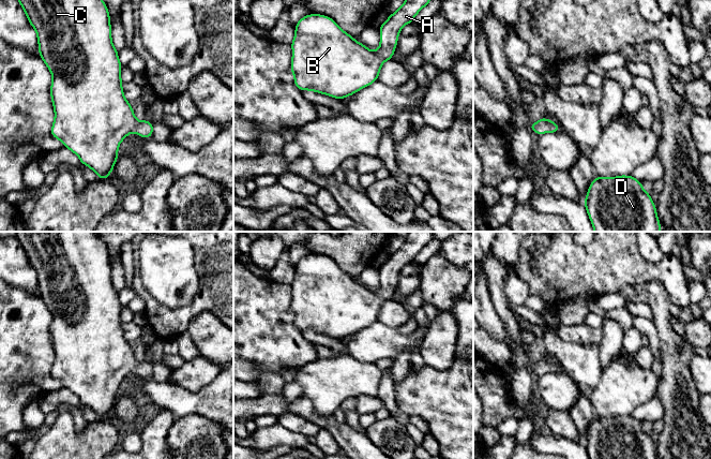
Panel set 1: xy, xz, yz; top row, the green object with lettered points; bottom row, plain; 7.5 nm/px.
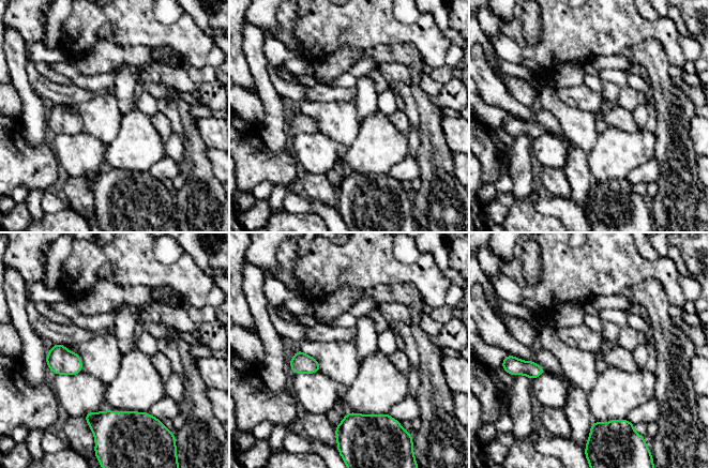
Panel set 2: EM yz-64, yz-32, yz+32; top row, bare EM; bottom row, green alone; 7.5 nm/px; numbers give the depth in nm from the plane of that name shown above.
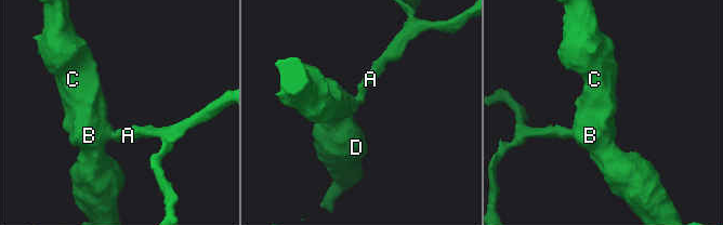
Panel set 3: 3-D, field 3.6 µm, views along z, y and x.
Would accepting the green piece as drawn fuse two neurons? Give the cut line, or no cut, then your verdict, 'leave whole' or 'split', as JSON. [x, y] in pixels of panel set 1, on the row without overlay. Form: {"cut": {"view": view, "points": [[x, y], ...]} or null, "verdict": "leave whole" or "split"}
{"cut": null, "verdict": "leave whole"}

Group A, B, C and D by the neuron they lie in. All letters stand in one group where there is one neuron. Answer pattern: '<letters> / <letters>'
A B C D

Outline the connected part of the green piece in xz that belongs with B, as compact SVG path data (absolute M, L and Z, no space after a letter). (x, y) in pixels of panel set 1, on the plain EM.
M408 232L406 241L395 253L379 267L380 285L376 293L356 281L353 277L345 272L334 260L320 254L308 254L302 257L296 265L294 278L291 282L292 299L290 310L294 315L293 324L301 331L312 330L334 339L342 340L354 335L357 331L378 321L378 316L384 301L393 299L400 269L411 264L417 254L433 239L433 232Z

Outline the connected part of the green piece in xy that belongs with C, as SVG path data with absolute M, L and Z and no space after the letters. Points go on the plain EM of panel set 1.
M16 232L16 238L29 264L35 269L40 298L52 315L50 337L55 360L50 374L77 395L81 404L89 406L100 419L106 420L119 397L118 387L121 382L132 372L142 379L152 377L153 364L147 359L139 362L124 338L122 305L111 281L110 254L101 239L101 232Z

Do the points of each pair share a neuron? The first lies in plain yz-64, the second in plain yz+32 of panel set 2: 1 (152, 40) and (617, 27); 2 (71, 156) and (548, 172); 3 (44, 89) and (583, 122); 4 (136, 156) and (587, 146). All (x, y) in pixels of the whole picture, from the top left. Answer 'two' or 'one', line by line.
1: one
2: two
3: two
4: two

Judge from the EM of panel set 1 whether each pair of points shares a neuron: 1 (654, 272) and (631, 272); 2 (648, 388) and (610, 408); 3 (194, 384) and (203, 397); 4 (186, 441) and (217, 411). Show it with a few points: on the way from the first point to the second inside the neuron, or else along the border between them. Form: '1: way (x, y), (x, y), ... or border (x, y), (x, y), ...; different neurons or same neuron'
1: way (649, 272), (636, 272); same neuron
2: way (638, 388), (630, 388), (620, 398); same neuron
3: border (218, 373), (210, 383), (195, 391), (175, 385); different neurons
4: border (184, 415), (199, 414), (222, 425); different neurons

